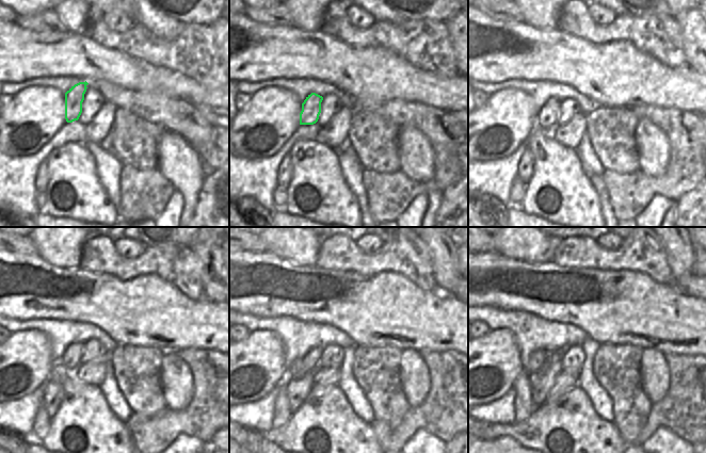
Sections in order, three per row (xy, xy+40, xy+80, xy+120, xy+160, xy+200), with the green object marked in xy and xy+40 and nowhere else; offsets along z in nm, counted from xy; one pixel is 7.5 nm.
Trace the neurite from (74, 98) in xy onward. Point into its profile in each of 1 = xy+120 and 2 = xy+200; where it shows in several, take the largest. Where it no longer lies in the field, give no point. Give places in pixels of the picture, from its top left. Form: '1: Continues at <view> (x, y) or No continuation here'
1: Continues at xy+120 (70, 358)
2: Continues at xy+200 (535, 377)

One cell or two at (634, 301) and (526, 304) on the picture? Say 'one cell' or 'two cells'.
one cell

